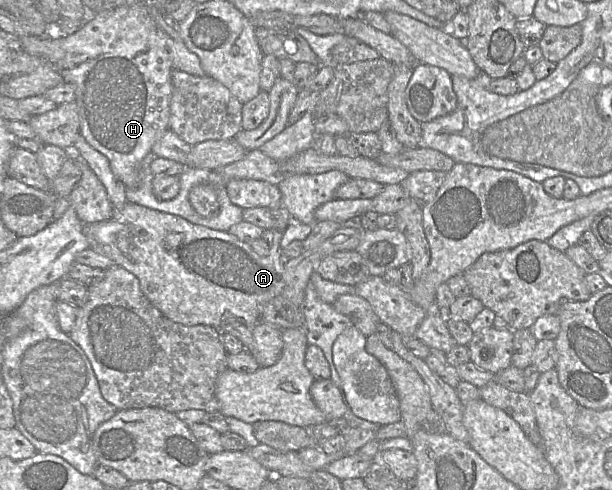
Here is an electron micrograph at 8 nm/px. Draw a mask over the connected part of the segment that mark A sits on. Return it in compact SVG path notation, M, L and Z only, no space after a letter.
M127 202L121 208L114 208L113 216L108 220L94 223L83 223L82 231L88 240L89 248L101 255L108 257L114 262L115 265L123 267L127 271L134 274L139 280L142 293L148 298L154 307L156 307L166 318L170 319L171 321L186 326L205 325L213 328L218 328L227 323L240 323L249 328L253 328L260 322L261 313L264 306L272 299L281 296L285 287L285 263L284 260L281 260L282 250L280 248L280 242L282 238L282 232L287 228L291 216L288 210L282 204L278 207L272 208L272 213L275 219L274 229L278 231L276 232L268 256L258 255L252 249L249 243L240 240L238 237L229 233L228 231L219 231L201 225L195 225L181 216L161 212L129 202Z

